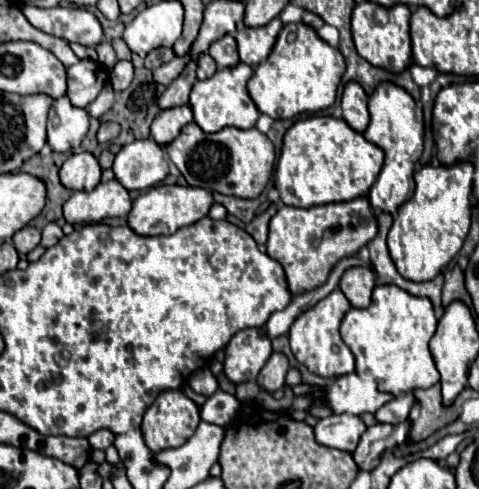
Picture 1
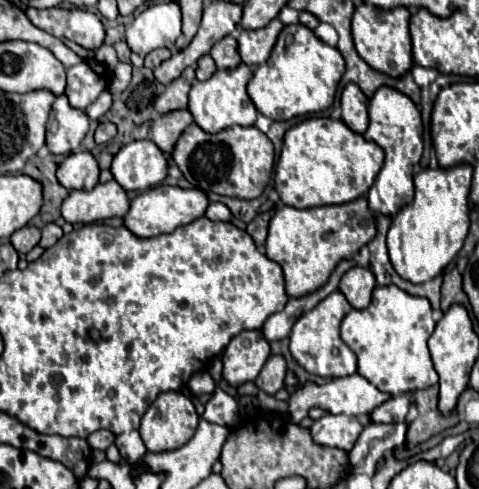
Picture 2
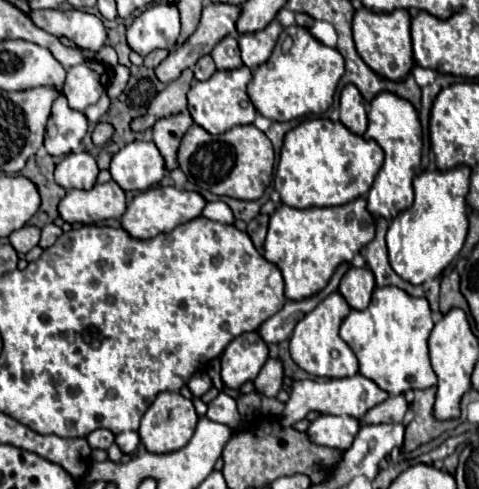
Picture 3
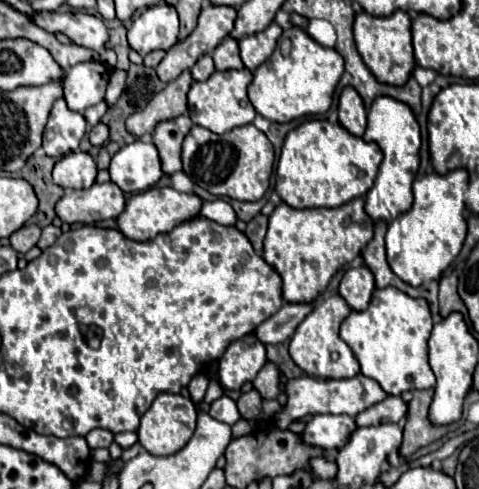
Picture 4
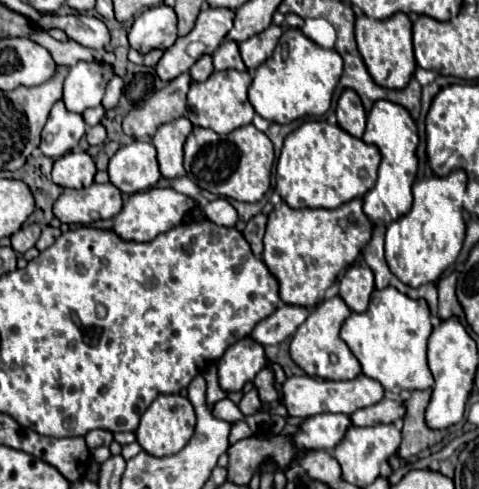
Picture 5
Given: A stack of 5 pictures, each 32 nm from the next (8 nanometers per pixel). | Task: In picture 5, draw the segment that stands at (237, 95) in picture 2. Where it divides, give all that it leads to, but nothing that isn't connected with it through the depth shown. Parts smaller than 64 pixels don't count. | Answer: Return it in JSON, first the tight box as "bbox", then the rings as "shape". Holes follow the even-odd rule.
{"bbox":[188,70,256,134],"shape":[[[238,70],[212,72],[212,76],[206,82],[192,82],[188,92],[188,120],[194,126],[210,128],[218,134],[228,134],[240,126],[250,124],[256,114],[246,96],[250,82],[252,82],[250,74]]]}

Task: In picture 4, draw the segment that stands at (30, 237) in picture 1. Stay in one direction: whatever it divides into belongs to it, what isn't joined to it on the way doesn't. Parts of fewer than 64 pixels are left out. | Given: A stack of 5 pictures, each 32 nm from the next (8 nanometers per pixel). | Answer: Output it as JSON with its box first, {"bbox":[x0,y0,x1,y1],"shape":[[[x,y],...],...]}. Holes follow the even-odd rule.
{"bbox":[10,224,40,254],"shape":[[[30,224],[30,226],[24,226],[24,228],[16,230],[16,232],[10,236],[10,244],[12,244],[12,248],[14,248],[16,252],[24,254],[24,252],[28,252],[32,246],[36,246],[38,238],[40,238],[40,226]]]}

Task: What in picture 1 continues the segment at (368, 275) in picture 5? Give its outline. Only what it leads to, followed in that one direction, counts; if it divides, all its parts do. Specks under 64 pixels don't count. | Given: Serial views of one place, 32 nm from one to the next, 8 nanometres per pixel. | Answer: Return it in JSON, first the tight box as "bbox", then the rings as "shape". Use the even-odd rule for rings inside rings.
{"bbox":[340,268,376,308],"shape":[[[348,268],[340,280],[340,290],[354,308],[368,308],[372,290],[376,286],[376,276],[372,268]]]}

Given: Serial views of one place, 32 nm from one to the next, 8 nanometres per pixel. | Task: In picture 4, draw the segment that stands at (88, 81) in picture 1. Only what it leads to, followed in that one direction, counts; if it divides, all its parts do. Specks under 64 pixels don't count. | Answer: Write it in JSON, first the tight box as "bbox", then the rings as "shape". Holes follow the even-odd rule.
{"bbox":[64,62,110,112],"shape":[[[80,62],[64,76],[64,100],[70,110],[84,112],[104,98],[110,68],[100,62]]]}

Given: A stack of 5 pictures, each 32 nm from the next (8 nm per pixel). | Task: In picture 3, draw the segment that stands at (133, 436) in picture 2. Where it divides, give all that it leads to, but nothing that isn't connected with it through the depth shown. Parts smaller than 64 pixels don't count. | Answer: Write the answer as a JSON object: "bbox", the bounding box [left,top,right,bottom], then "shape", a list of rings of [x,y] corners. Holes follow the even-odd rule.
{"bbox":[116,432,142,454],"shape":[[[122,432],[122,434],[116,434],[116,444],[126,454],[132,454],[132,452],[136,452],[142,446],[140,444],[140,438],[138,438],[138,432]]]}

